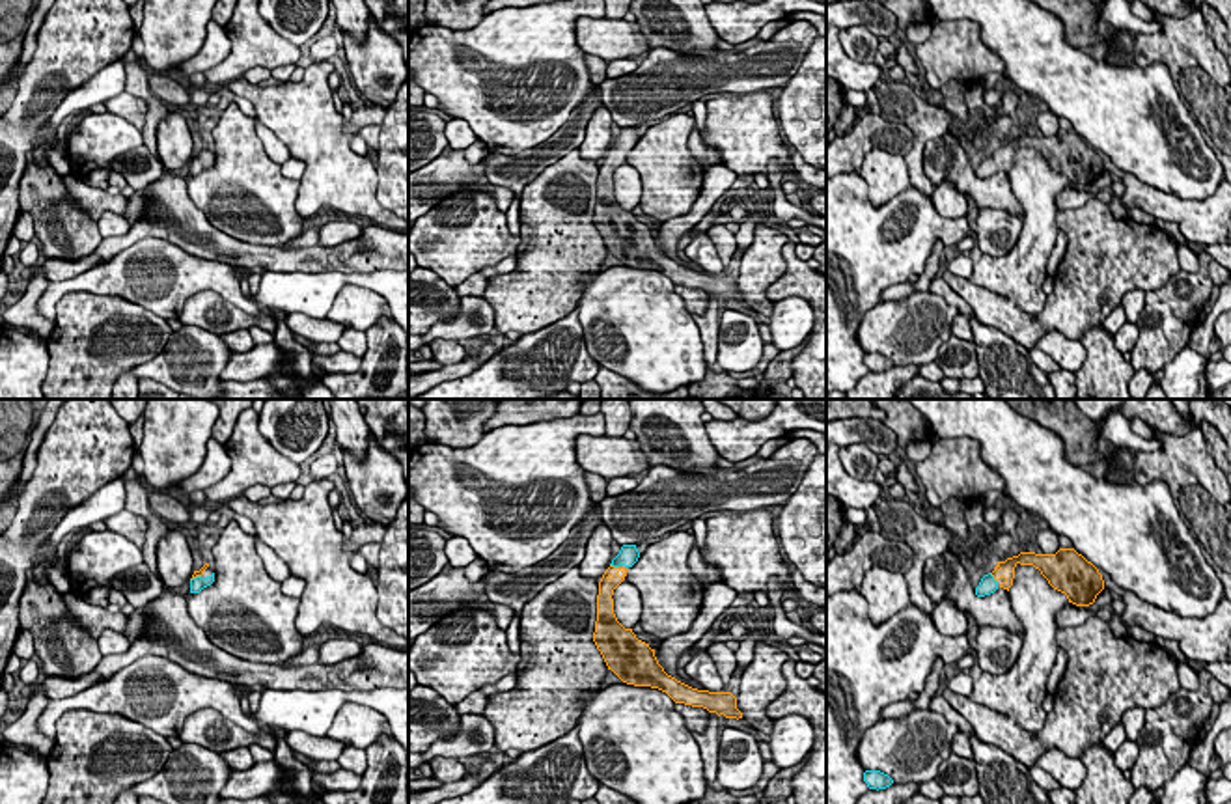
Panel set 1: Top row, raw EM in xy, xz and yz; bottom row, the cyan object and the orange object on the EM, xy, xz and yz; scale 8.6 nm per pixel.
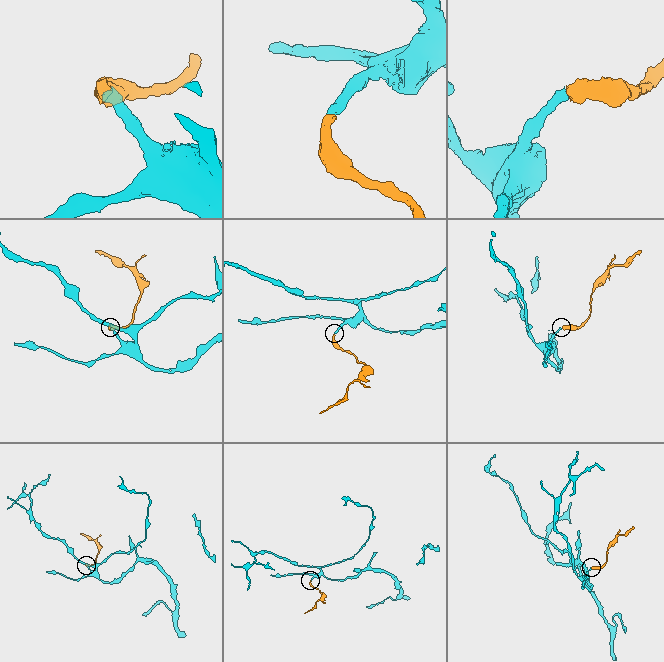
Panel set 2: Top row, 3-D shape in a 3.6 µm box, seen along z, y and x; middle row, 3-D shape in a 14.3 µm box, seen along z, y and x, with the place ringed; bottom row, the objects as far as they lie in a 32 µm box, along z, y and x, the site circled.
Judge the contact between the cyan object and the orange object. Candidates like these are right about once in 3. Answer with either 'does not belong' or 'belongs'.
belongs

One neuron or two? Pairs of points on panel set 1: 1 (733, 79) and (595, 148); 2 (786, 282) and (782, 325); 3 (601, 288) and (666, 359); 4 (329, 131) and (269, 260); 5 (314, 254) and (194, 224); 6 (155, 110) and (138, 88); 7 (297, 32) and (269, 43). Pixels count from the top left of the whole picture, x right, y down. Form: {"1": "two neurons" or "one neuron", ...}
{"1": "one neuron", "2": "two neurons", "3": "one neuron", "4": "two neurons", "5": "one neuron", "6": "one neuron", "7": "two neurons"}

